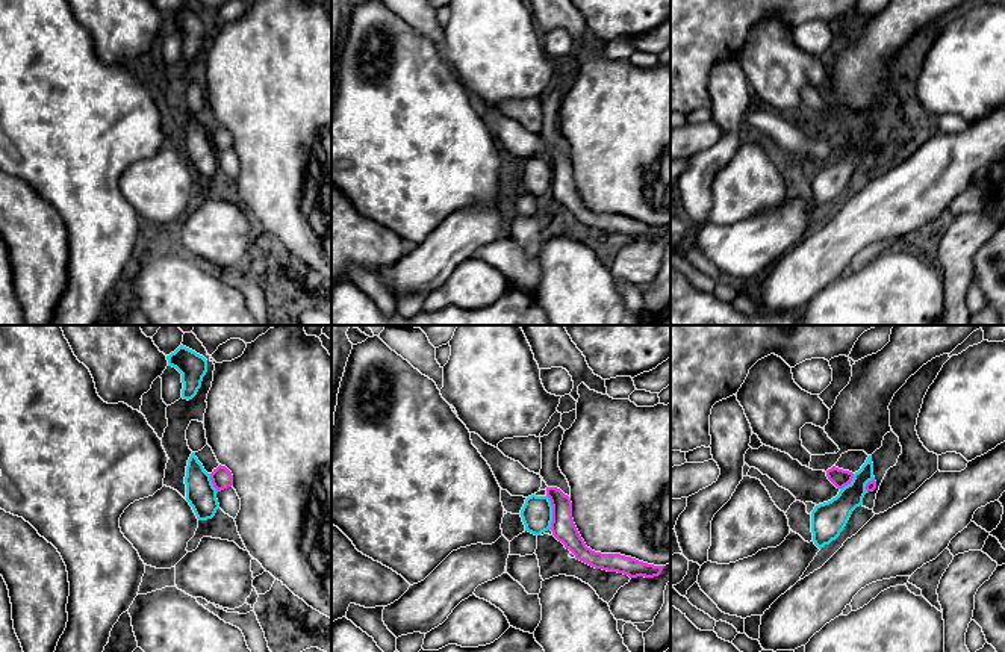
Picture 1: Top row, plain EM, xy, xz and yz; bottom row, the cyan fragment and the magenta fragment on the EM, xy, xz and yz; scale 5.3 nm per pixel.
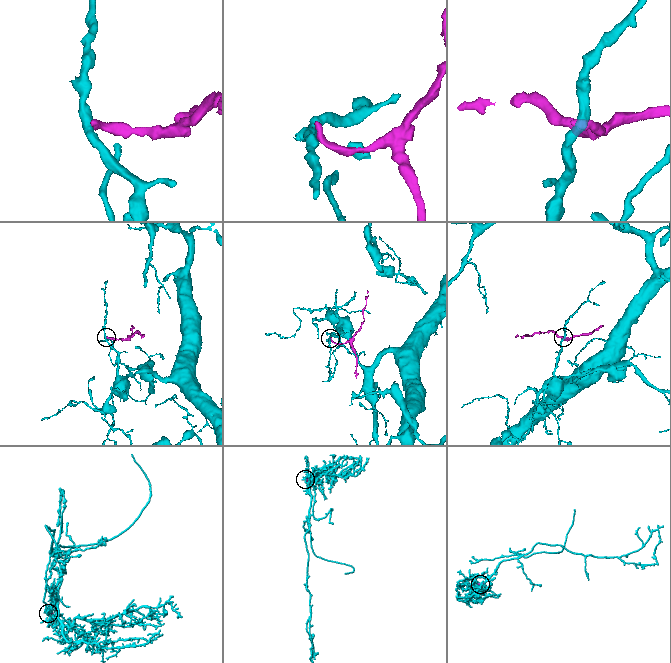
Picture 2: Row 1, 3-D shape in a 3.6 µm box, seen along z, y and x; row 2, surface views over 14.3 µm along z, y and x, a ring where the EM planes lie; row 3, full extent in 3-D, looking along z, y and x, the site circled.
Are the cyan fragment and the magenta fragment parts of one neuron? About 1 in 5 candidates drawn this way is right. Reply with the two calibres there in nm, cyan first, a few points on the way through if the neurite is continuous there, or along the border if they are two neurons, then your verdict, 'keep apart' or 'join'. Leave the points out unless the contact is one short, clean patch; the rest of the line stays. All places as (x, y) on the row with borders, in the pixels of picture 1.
160/130 nm | along xz (547, 495), (551, 504), (550, 528) | keep apart

